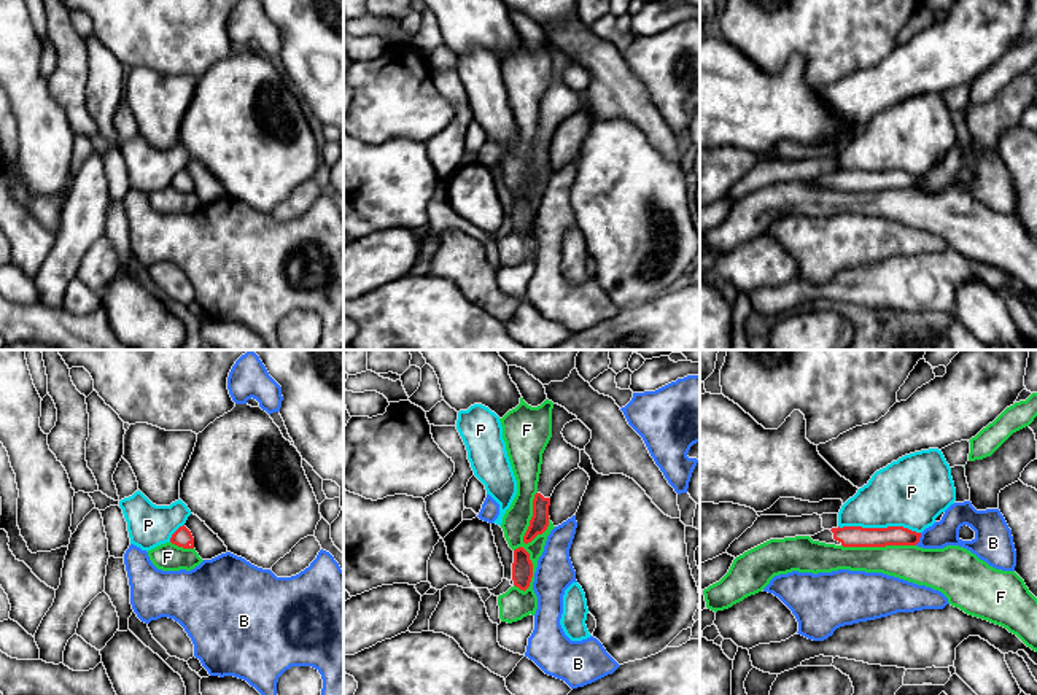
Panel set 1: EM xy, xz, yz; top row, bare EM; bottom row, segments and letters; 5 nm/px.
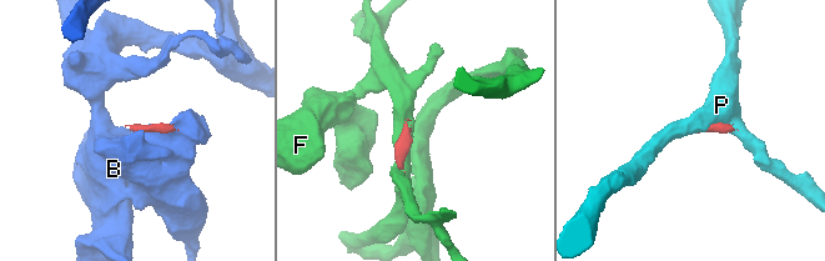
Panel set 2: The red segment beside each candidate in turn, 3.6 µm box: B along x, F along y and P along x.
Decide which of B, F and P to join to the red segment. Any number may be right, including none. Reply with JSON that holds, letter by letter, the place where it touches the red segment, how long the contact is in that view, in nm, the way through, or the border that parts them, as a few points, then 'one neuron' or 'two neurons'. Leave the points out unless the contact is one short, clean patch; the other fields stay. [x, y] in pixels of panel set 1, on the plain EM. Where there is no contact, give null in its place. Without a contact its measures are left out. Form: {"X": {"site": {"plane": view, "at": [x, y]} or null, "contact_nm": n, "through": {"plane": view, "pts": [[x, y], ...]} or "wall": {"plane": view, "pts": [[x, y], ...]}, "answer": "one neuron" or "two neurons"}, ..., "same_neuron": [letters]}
{"B": {"site": {"plane": "yz", "at": [918, 183]}, "contact_nm": 70, "wall": {"plane": "yz", "pts": [[921, 177], [915, 188]]}, "answer": "two neurons"}, "F": {"site": {"plane": "xz", "at": [532, 163]}, "contact_nm": 280, "answer": "two neurons"}, "P": {"site": {"plane": "yz", "at": [880, 172]}, "contact_nm": 420, "answer": "two neurons"}, "same_neuron": []}

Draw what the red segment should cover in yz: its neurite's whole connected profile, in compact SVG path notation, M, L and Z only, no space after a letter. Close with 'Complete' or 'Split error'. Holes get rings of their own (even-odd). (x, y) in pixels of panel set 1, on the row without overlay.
M843 170L824 173L814 180L813 184L835 188L843 191L886 191L886 189L916 189L921 177L903 170L887 172L862 172Z. Split error

